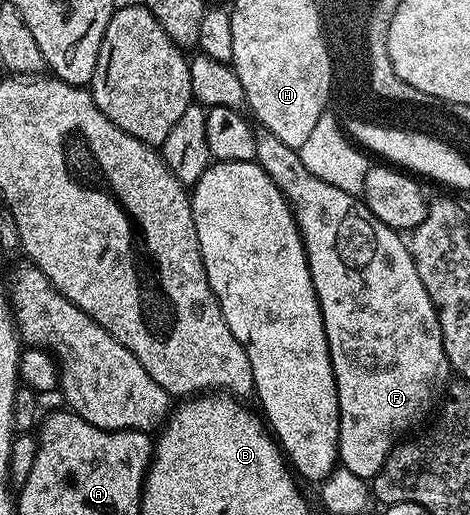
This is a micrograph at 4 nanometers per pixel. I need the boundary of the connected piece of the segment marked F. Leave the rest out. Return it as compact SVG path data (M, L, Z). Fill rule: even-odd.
M266 133L257 138L254 162L265 169L291 204L303 238L337 385L339 463L357 477L370 481L383 468L396 443L408 434L406 431L421 422L423 415L429 414L431 406L435 402L436 406L448 390L447 378L452 378L453 372L445 357L437 309L429 293L425 293L421 277L417 277L417 265L413 265L411 249L404 236L377 221L360 196L345 193L345 189L337 189L337 185L309 173L296 148Z

